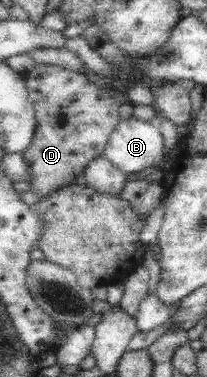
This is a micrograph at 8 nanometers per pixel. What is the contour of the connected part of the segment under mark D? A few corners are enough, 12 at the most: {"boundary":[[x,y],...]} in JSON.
{"boundary":[[36,63],[21,155],[46,199],[103,156],[121,101],[83,74]]}

